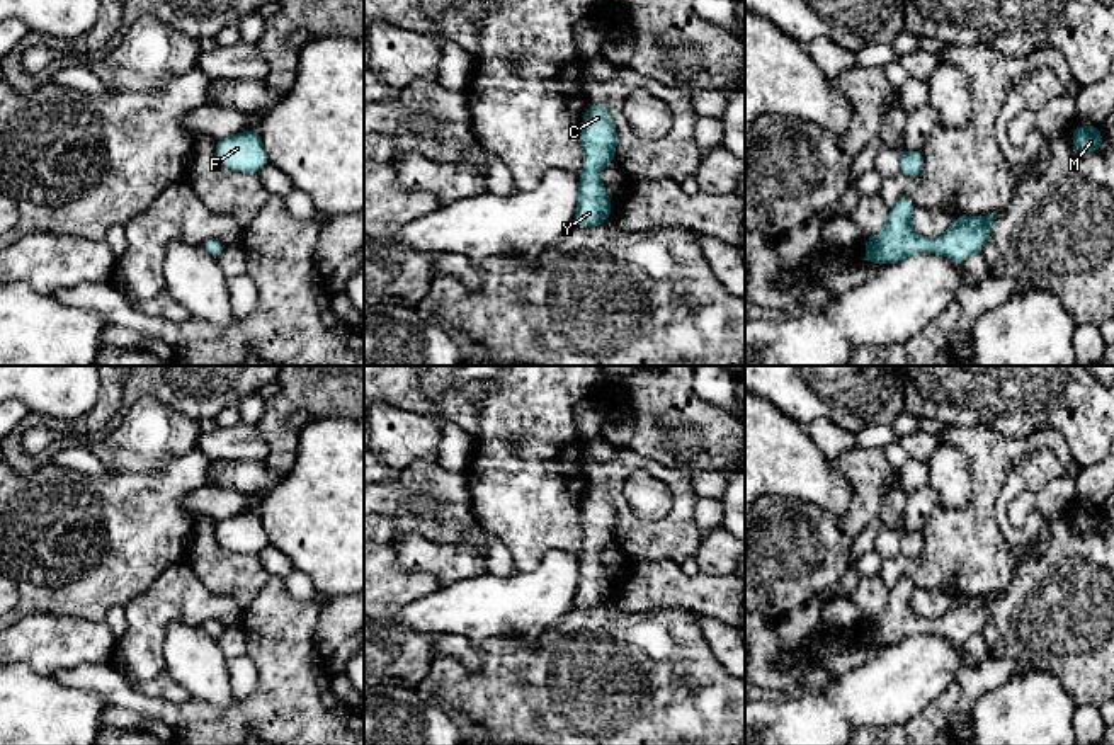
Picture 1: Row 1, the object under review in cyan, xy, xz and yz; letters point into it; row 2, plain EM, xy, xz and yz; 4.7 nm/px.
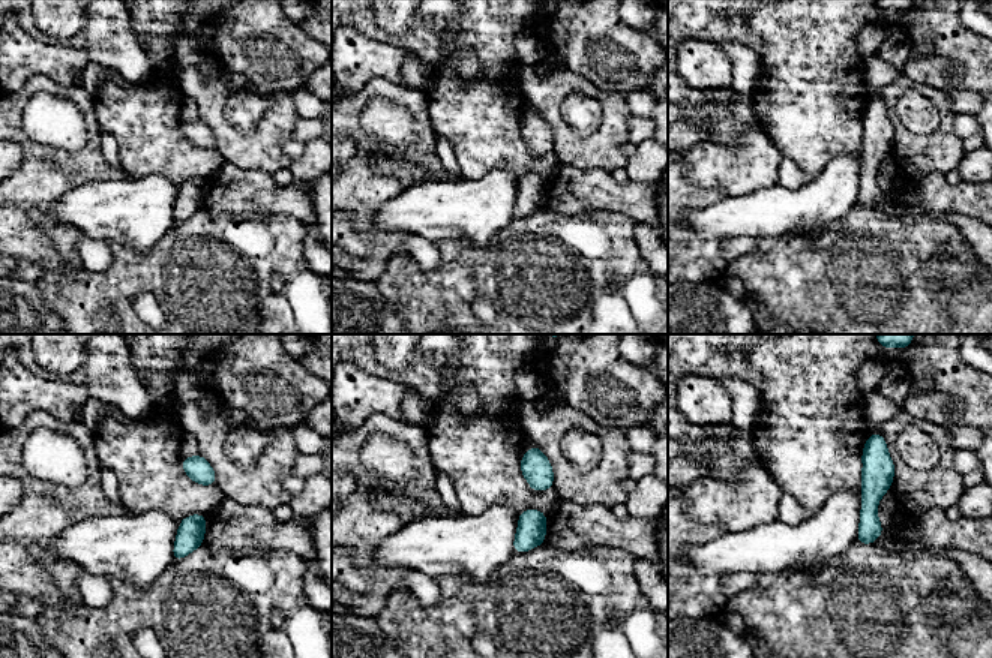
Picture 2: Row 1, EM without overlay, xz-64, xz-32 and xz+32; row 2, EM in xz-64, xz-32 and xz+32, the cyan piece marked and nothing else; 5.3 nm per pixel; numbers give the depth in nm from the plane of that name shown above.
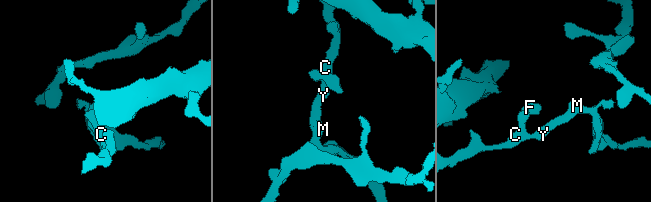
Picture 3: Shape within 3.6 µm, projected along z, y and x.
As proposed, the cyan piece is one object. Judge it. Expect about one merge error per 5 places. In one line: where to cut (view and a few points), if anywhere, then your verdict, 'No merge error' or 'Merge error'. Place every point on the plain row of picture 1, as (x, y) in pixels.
No split. No merge error

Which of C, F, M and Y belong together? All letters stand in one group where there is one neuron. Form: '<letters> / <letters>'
C F M Y

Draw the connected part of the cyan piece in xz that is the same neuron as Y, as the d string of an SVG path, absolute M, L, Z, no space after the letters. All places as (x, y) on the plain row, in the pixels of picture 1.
M604 483L588 486L580 524L585 537L573 604L575 607L604 606L612 594L612 582L605 577L605 566L599 558L605 546L616 543L617 526L617 512Z

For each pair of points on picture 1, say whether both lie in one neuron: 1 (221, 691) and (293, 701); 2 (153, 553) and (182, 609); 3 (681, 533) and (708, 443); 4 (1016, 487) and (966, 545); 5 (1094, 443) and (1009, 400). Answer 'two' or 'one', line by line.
1: two
2: two
3: two
4: two
5: one

